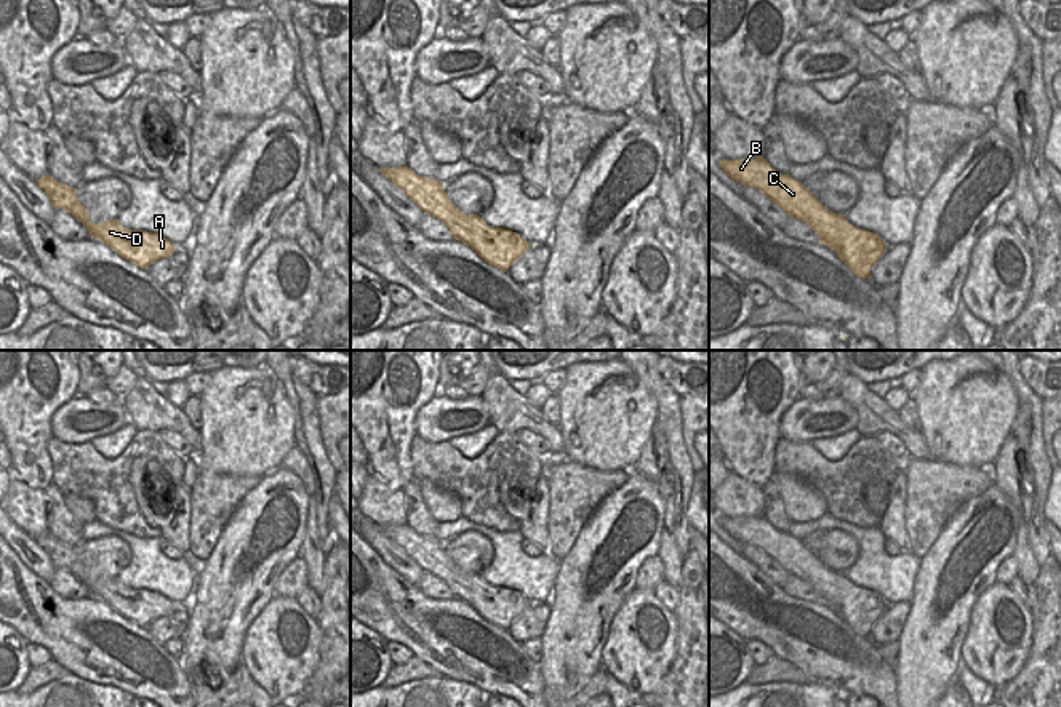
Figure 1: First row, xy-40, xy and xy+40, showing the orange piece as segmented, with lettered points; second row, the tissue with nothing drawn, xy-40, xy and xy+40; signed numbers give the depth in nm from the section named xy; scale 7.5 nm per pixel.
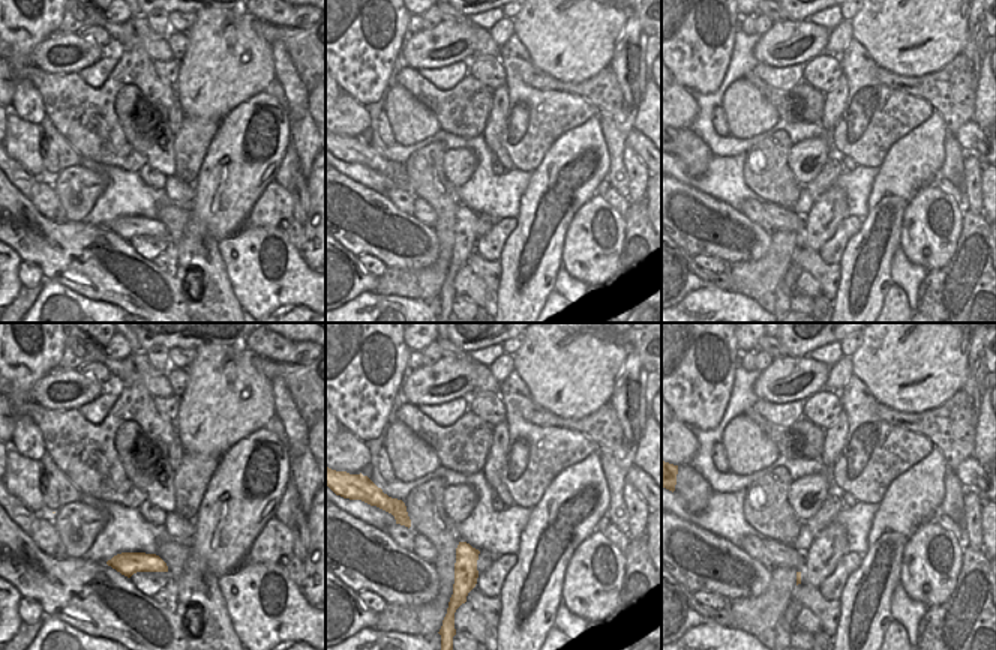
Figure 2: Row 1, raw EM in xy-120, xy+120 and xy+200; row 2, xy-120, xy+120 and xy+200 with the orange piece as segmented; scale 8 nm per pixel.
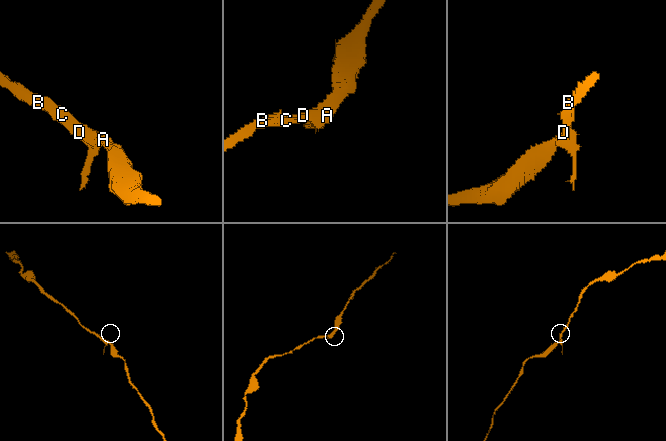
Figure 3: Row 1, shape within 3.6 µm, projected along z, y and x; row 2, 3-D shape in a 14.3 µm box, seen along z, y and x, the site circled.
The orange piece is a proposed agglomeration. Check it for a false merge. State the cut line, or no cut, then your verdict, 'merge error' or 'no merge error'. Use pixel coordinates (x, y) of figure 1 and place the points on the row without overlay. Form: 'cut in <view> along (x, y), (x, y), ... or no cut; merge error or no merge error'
no cut; no merge error

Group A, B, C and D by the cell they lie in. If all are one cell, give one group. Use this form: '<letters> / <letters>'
A B C D

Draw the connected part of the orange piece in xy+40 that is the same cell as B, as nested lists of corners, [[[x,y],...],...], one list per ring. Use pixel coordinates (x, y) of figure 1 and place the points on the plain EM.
[[[763,515],[720,518],[720,525],[733,539],[760,547],[789,576],[808,582],[819,593],[819,601],[835,608],[856,635],[871,637],[872,625],[888,606],[877,592],[829,569],[802,541],[778,531]]]

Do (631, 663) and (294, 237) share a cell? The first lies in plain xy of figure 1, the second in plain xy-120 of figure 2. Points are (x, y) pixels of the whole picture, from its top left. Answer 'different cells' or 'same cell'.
different cells

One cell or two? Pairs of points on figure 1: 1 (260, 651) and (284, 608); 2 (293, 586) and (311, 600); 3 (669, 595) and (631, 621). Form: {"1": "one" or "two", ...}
{"1": "one", "2": "two", "3": "two"}

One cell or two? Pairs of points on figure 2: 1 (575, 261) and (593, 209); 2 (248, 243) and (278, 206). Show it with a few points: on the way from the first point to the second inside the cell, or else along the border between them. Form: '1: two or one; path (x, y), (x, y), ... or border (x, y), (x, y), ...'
1: one; path (581, 248), (581, 227), (585, 222)
2: two; border (245, 225), (279, 228)

